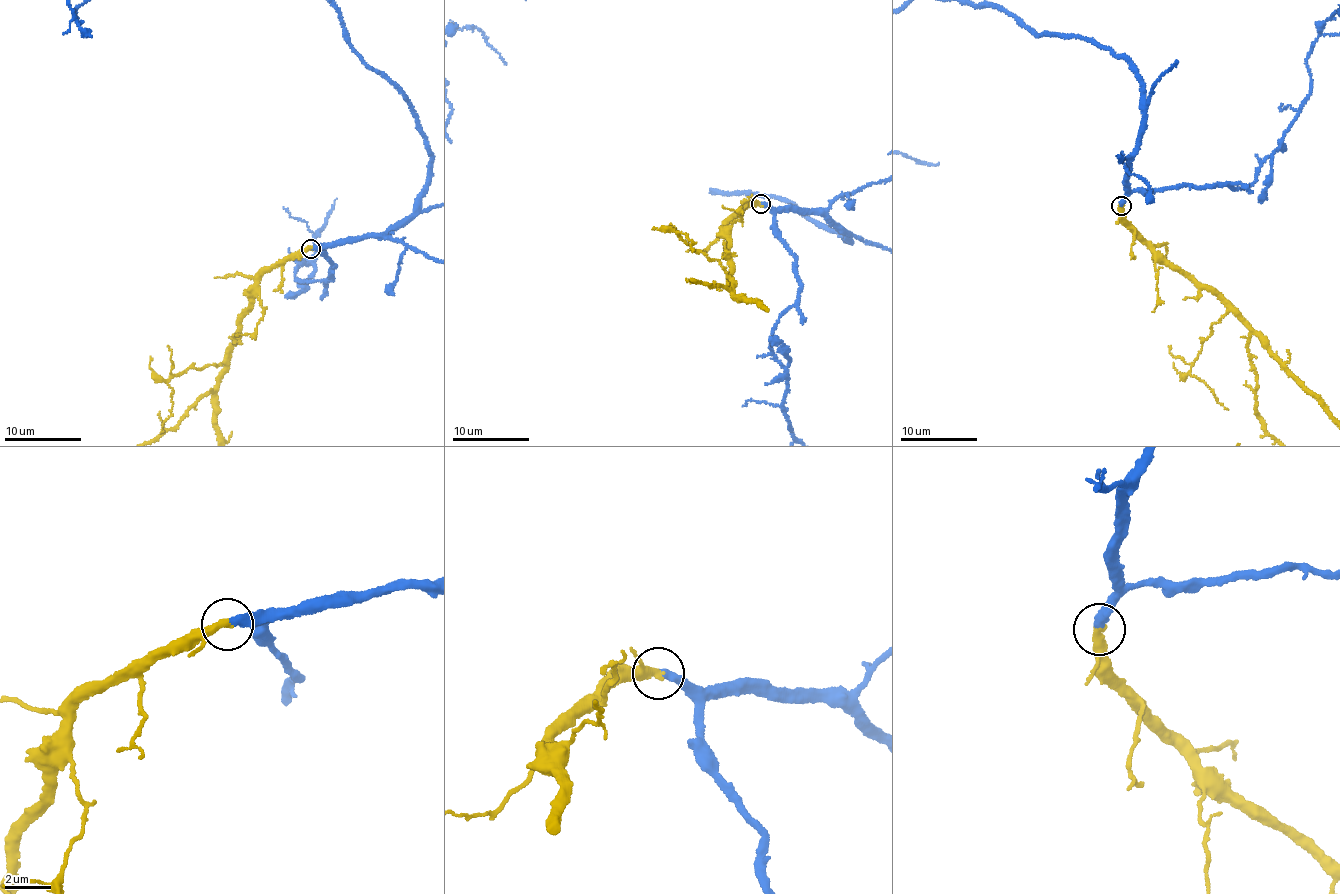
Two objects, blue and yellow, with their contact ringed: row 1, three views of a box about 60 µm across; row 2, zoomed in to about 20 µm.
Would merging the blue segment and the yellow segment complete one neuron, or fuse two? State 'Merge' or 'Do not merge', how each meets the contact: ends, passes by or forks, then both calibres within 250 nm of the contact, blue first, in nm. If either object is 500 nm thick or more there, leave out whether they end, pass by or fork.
Merge. At the ring blue ends. At the ring yellow ends. Thickness 360 nm (blue) against 360 nm

